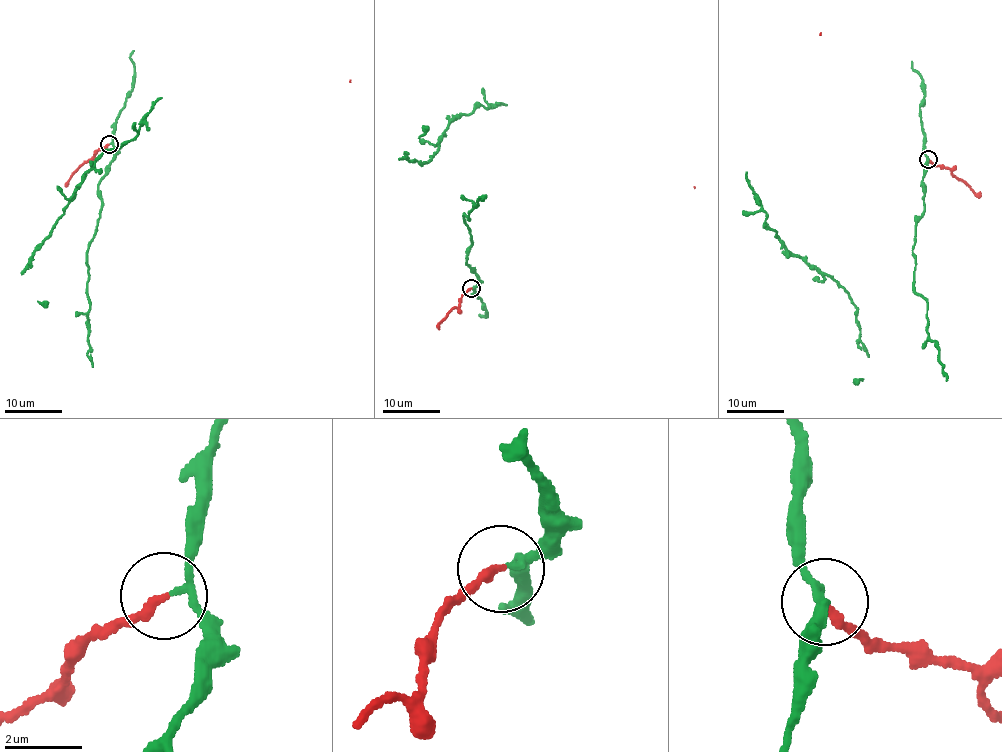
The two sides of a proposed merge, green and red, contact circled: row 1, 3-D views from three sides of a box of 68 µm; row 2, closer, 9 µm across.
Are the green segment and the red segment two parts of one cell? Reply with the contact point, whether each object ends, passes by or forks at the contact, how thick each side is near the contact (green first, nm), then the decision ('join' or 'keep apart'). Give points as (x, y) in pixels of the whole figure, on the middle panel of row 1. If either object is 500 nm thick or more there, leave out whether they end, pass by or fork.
place (471, 288); green passes by; red ends; calibres 140 and 240 nm; keep apart

